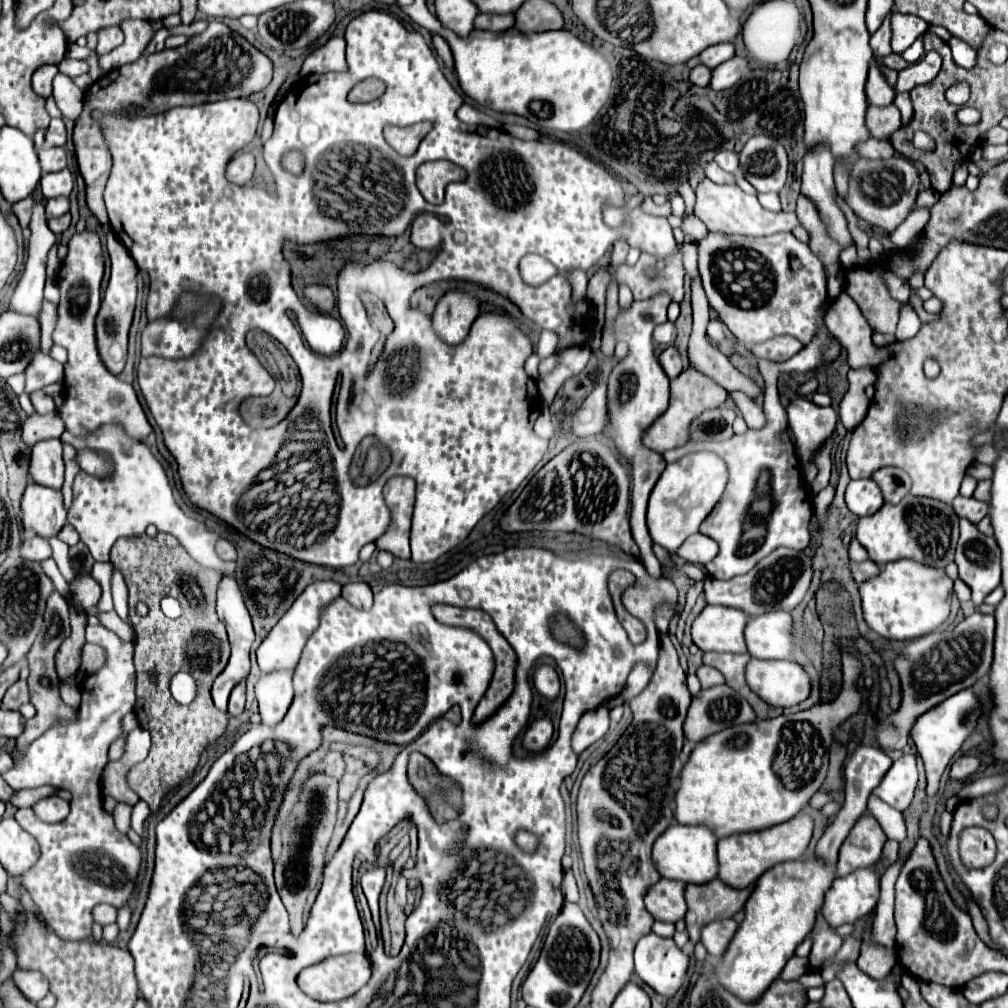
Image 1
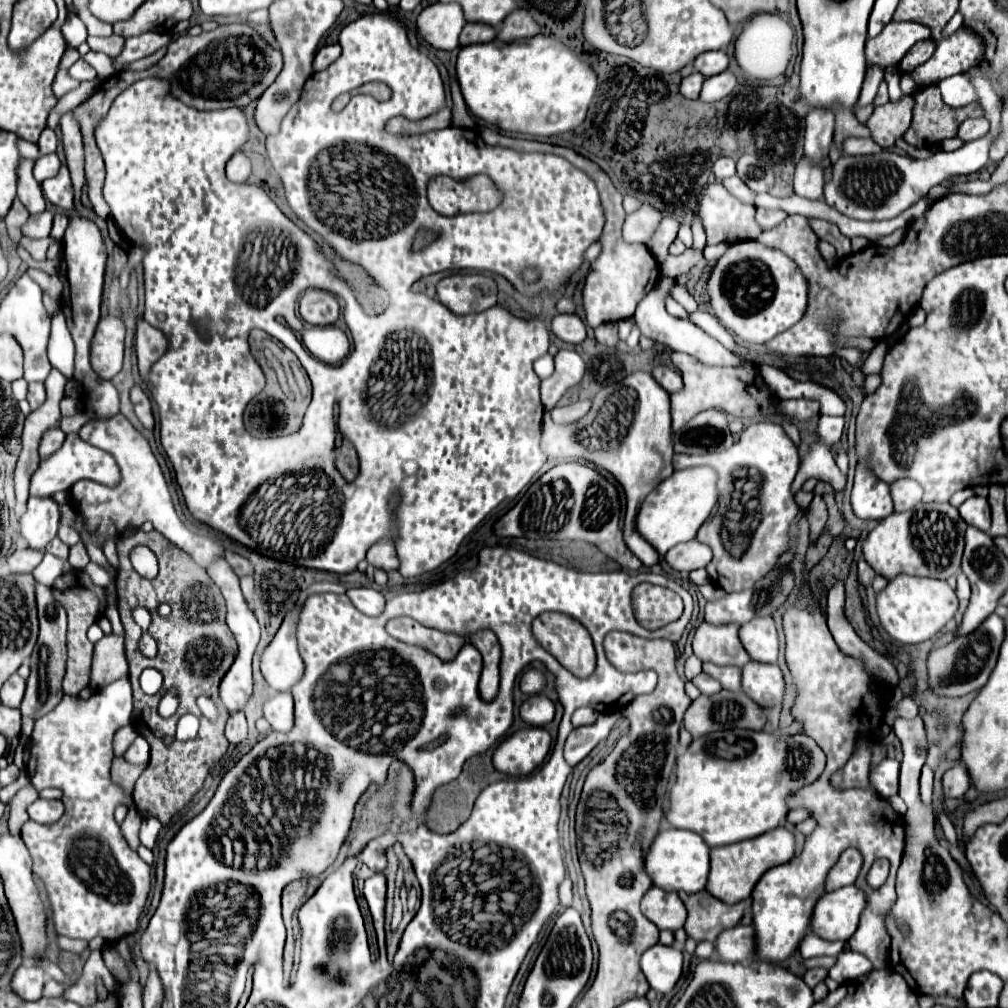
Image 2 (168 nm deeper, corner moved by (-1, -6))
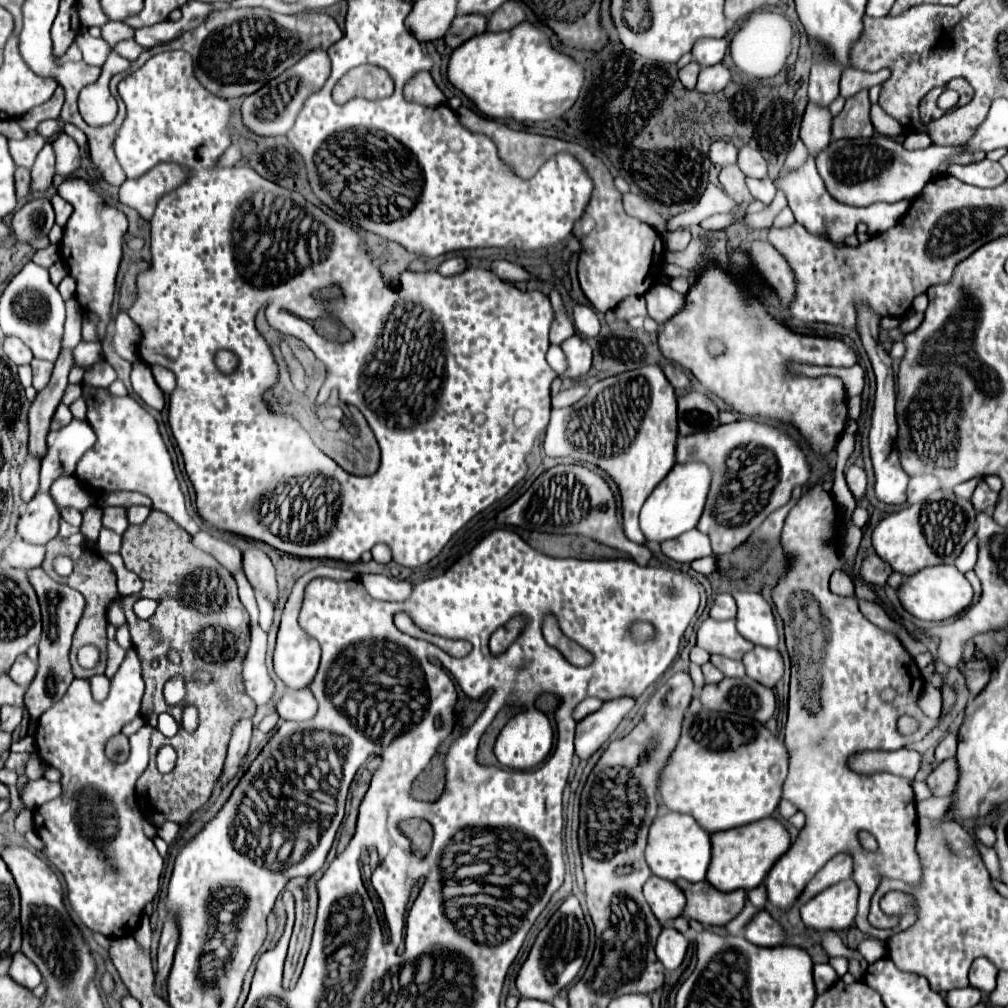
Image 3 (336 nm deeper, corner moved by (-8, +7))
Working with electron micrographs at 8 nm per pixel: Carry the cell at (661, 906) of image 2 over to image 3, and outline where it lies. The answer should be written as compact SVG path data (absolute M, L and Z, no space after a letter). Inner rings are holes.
M650 876L650 880L644 884L644 898L660 924L668 924L670 920L678 918L686 906L684 892L674 882L658 876Z

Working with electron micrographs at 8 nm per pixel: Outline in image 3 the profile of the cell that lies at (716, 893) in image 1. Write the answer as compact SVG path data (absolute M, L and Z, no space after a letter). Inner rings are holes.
M678 880L676 884L686 896L686 908L682 914L704 926L724 926L736 918L744 906L744 890L720 892L706 880L696 884Z

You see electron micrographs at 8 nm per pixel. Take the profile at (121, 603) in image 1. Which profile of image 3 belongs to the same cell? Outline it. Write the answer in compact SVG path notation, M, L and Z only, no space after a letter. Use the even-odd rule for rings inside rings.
M104 508L104 516L102 516L102 524L118 534L122 534L128 528L128 516L126 516L126 508Z

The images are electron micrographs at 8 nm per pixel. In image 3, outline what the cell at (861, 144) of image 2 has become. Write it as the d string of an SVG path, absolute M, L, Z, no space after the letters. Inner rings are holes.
M860 90L846 100L842 112L832 120L832 138L868 138L872 134L868 92Z

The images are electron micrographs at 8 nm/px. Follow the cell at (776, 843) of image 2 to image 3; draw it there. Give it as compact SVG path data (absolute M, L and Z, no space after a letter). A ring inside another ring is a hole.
M762 818L732 830L722 830L710 836L714 848L714 860L710 860L706 880L722 892L732 890L752 890L760 886L776 864L776 860L790 848L790 836L786 828L776 818Z

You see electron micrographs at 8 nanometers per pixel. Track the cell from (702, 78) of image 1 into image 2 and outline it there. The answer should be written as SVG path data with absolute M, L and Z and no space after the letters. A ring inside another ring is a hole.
M691 73L689 77L685 77L683 81L681 81L681 87L679 87L679 91L687 97L687 99L697 99L699 97L699 93L701 93L701 87L703 87L703 81L705 81L705 77L701 75L701 73Z

